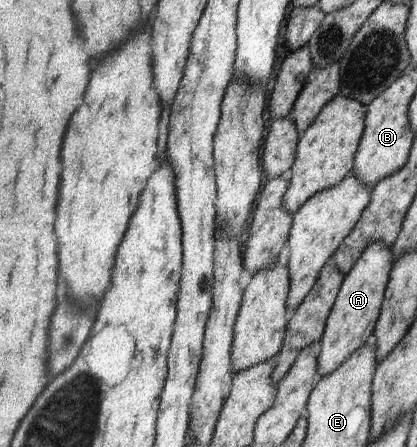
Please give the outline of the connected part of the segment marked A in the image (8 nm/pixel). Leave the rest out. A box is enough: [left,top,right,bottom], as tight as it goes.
[315,242,393,380]

